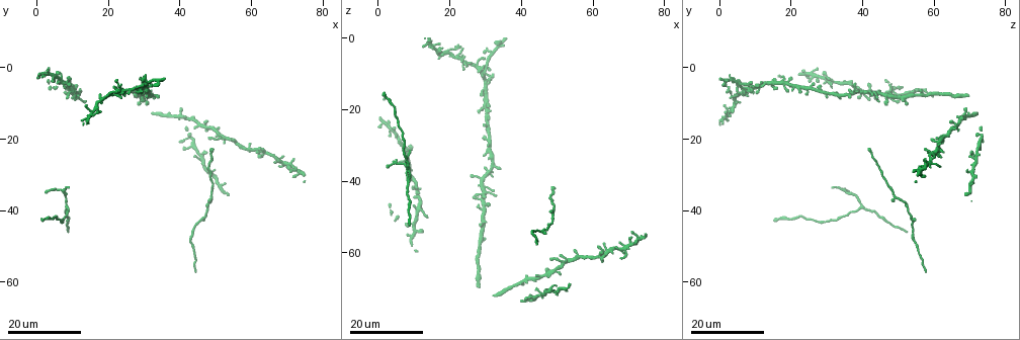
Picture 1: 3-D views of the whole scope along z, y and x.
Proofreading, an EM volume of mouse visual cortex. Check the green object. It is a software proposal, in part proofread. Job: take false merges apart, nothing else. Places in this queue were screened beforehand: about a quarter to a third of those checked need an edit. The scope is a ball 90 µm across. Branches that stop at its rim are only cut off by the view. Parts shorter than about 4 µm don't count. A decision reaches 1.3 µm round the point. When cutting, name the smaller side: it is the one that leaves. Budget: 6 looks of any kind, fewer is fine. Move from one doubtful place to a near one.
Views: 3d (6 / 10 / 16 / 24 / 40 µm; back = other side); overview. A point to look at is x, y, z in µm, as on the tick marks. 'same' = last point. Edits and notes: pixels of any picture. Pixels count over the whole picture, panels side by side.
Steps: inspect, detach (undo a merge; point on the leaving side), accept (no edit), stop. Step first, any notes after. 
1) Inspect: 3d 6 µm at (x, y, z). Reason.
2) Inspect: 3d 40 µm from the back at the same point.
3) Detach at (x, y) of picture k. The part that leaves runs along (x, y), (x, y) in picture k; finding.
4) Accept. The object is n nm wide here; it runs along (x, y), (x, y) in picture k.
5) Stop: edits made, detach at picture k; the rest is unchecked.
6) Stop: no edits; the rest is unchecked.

Inspect: 3d 16 µm at (20.0, 8.0, 3.5). Two arms in line, one across.

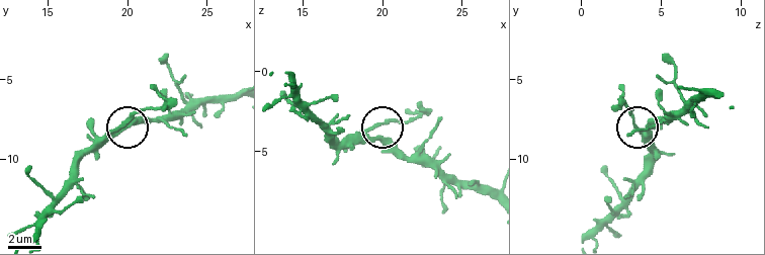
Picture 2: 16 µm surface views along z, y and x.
Inspect: 3d 6 µm at (19.3, 8.0, 3.5). Closer look.

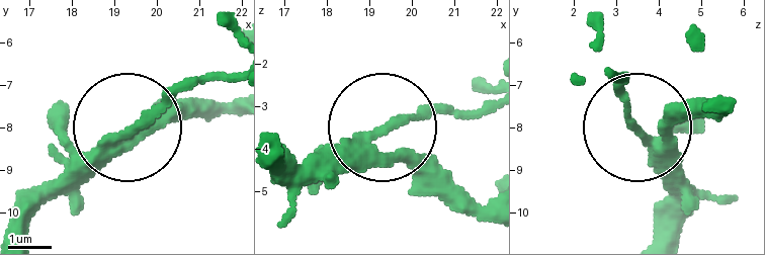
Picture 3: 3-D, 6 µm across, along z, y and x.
Accept. 3 arms meet here; it runs along (733, 108), (689, 108), (639, 130), (624, 79) in picture 3; continuous, no second neuron.

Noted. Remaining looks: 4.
Inspect: 3d 16 µm at (45.5, 42.5, 54.0). Two arms in line, one across.

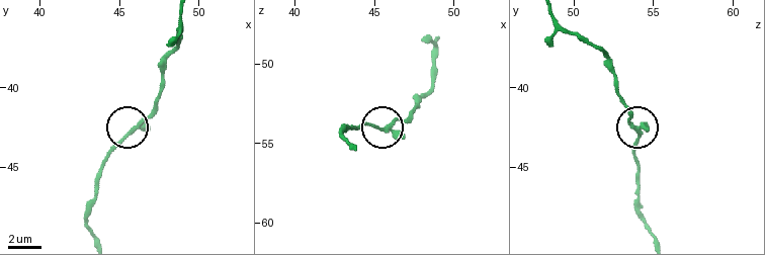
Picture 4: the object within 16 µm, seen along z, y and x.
Inspect: 3d 10 µm at (45.8, 42.7, 54.0). Zoom in.

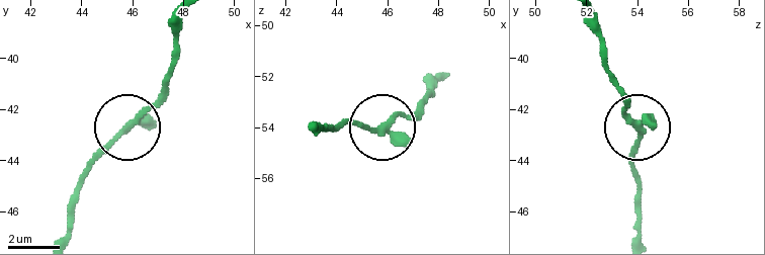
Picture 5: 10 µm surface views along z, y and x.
Accept. The object is 210 nm wide here; all the same neuron.

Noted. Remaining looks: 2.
Inspect: 3d 16 µm at (7.0, 34.5, 35.5).

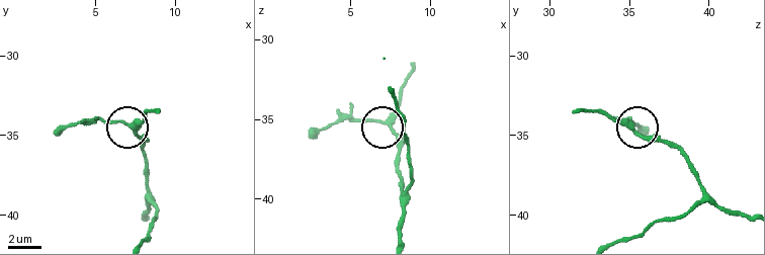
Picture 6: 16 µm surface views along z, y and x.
Inspect: 3d 6 µm at (7.2, 34.3, 35.2).

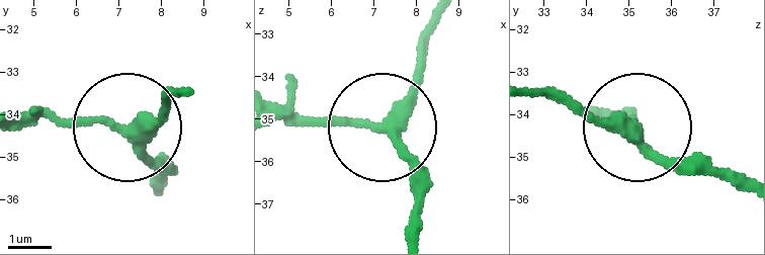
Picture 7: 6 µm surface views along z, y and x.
Accept. Continuous, no second neuron.

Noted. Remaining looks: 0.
Stop: no edits; the rest is unchecked.

